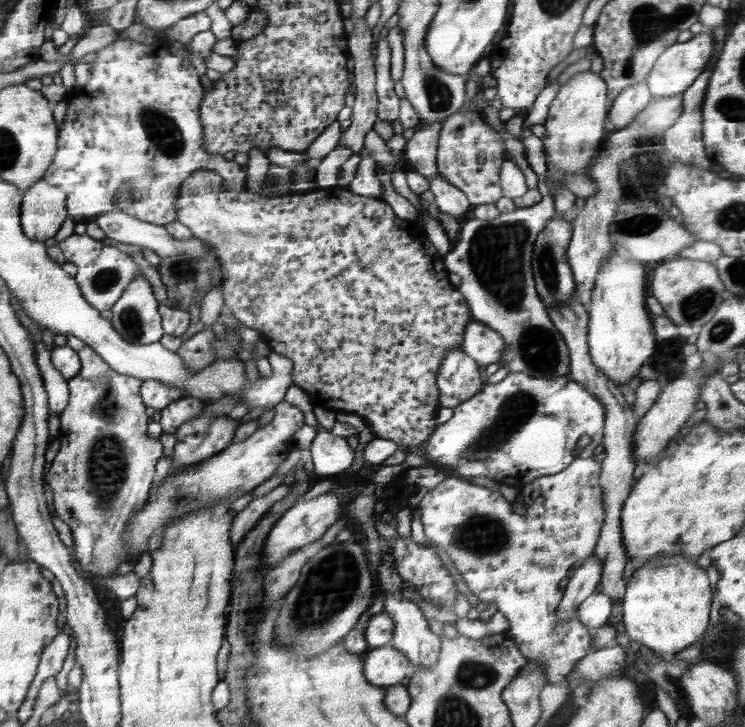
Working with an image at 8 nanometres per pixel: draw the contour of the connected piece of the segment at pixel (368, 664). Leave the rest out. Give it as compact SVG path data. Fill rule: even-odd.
M390 644L369 649L364 654L365 678L374 686L387 688L400 684L406 676L406 668L411 664L409 658Z

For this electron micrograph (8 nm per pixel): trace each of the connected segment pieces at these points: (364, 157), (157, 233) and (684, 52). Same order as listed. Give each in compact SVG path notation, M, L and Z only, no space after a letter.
M362 149L359 155L361 159L356 176L348 183L348 188L352 193L363 197L381 197L383 188L379 179L378 164L368 149Z
M121 210L100 214L96 223L108 238L149 248L161 257L190 253L198 258L213 252L211 246L199 238L192 236L188 240L176 240L168 234L165 226L143 222Z
M703 26L698 35L686 42L678 42L669 46L660 57L657 58L652 72L646 79L649 84L649 90L653 98L662 98L663 96L674 96L684 93L691 85L708 69L708 64L713 58L713 52L716 49L709 26Z

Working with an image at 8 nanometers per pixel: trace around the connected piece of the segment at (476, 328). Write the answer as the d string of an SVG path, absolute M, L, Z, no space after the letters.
M480 321L470 322L463 338L463 350L479 365L488 366L492 362L498 363L503 358L504 348L508 348L505 339L493 327L486 326Z

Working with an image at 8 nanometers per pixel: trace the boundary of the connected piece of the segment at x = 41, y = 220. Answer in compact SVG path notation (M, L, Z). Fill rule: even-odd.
M46 180L25 191L23 226L30 238L46 242L60 230L68 214L66 194L67 191Z

